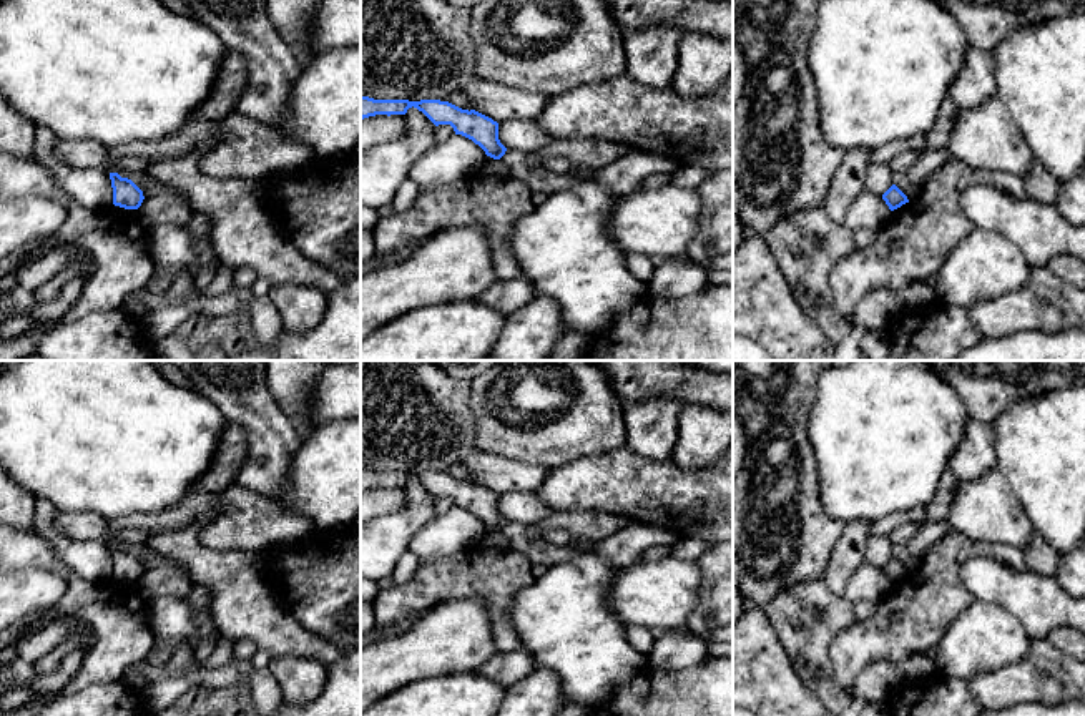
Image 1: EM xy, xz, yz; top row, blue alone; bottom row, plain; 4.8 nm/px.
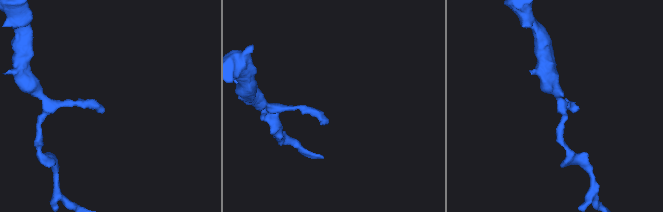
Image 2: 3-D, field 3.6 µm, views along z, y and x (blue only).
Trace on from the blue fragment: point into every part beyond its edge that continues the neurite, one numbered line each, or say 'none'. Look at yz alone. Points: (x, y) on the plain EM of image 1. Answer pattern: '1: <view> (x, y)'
none

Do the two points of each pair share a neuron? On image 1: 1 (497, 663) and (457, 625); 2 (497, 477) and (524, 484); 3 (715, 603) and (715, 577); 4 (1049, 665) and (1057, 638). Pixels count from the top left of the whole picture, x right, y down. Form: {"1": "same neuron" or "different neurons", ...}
{"1": "different neurons", "2": "same neuron", "3": "same neuron", "4": "different neurons"}

